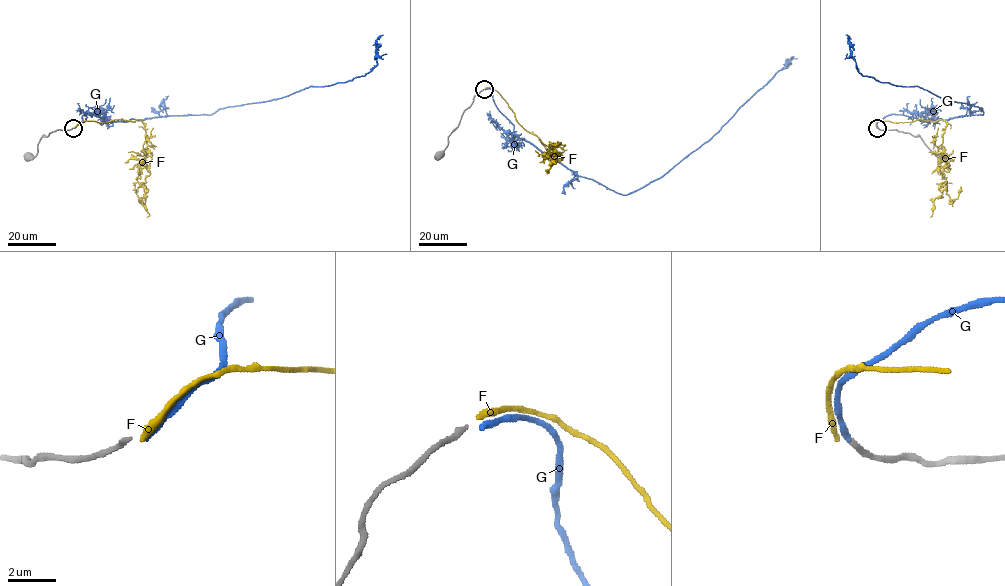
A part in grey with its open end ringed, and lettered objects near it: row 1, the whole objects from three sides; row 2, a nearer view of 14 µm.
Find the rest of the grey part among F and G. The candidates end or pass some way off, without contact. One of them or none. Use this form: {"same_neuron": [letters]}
{"same_neuron": ["G"]}

